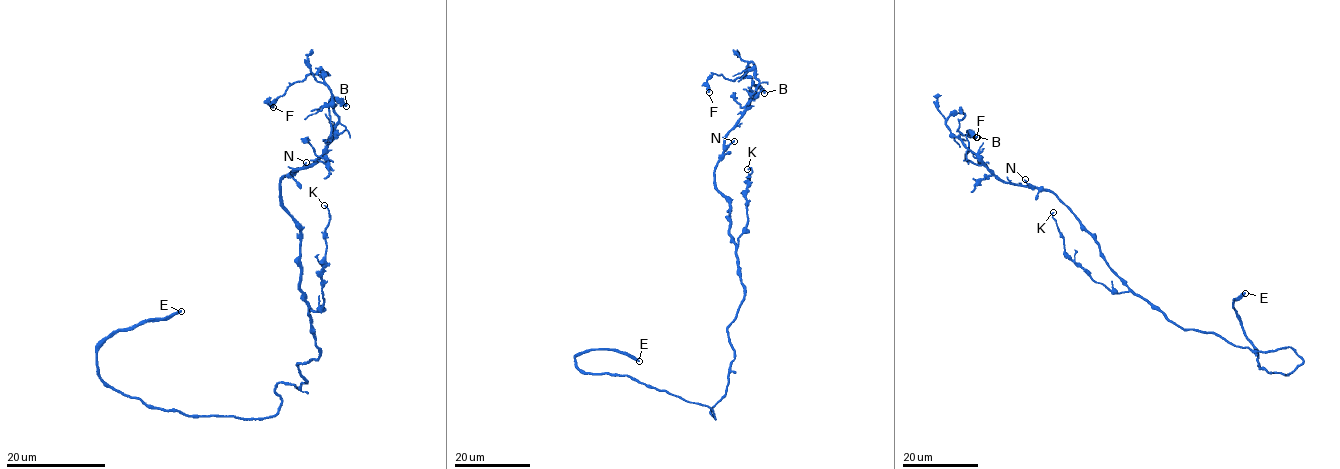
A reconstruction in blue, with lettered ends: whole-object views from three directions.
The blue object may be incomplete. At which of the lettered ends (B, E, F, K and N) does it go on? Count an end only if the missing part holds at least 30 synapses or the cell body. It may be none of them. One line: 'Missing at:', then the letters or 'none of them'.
Missing at: E

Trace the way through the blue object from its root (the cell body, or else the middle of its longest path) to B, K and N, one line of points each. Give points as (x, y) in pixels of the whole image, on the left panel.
B: (319, 357), (300, 289), (300, 228), (283, 204), (280, 180), (311, 165), (326, 148), (329, 102), (346, 106)
K: (319, 357), (309, 311), (316, 311), (324, 302), (321, 270), (330, 219), (324, 205)
N: (319, 357), (309, 302), (300, 289), (300, 228), (280, 198), (280, 180), (295, 173), (306, 162)

